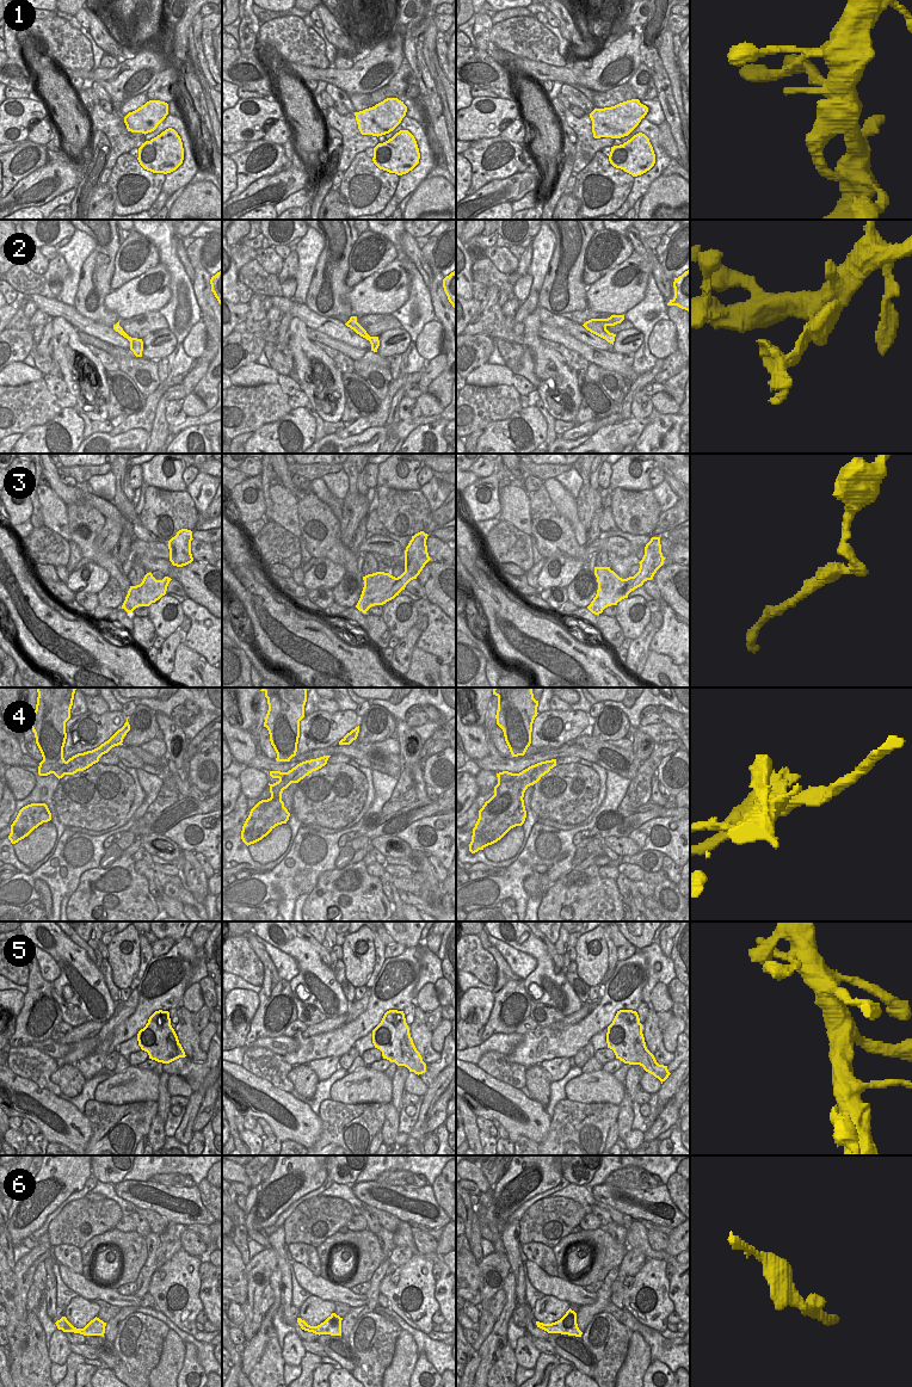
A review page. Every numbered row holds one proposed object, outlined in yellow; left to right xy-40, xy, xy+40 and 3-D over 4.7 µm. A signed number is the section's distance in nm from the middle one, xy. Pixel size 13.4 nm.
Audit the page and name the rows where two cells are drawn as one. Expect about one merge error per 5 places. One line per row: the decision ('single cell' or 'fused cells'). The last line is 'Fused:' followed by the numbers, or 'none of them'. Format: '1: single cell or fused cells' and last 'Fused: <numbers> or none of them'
1: single cell
2: fused cells
3: single cell
4: fused cells
5: single cell
6: single cell
Fused: 2, 4

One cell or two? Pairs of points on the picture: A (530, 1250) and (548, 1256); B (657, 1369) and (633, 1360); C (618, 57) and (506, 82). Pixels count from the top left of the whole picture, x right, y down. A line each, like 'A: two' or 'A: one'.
A: one
B: two
C: two

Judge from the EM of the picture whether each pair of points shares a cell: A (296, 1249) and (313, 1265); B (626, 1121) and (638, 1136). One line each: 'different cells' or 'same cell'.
A: same cell
B: different cells

